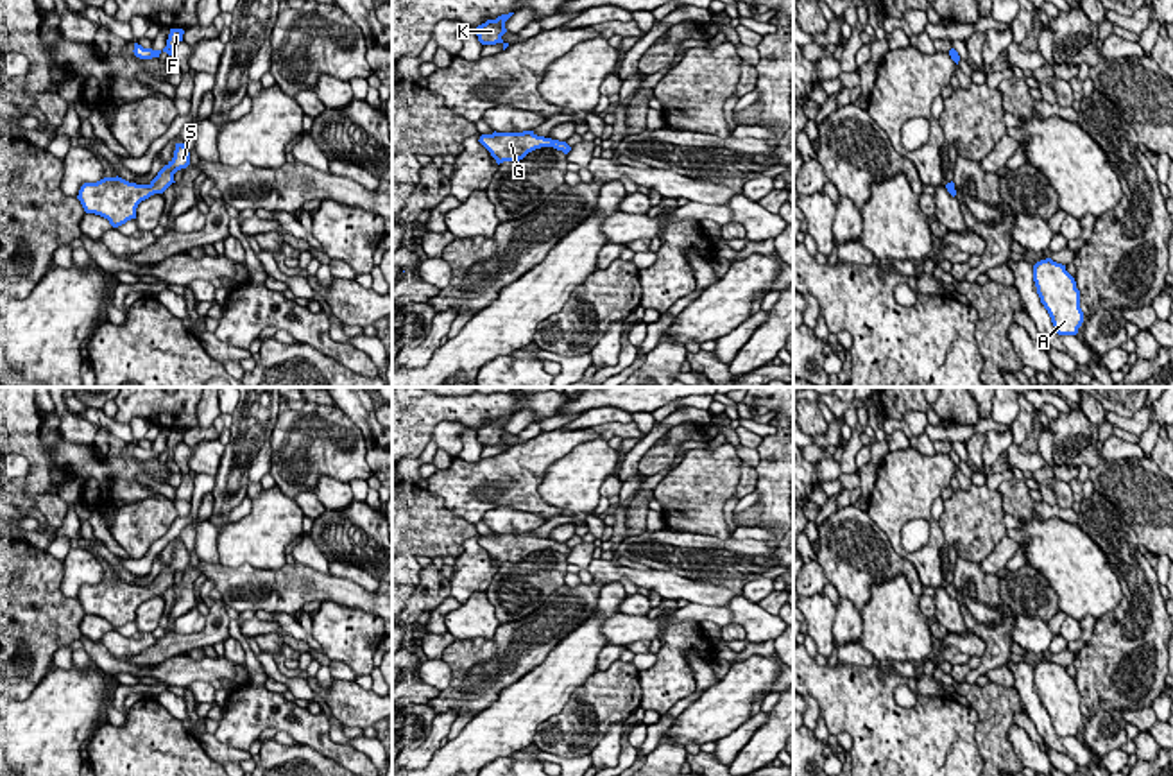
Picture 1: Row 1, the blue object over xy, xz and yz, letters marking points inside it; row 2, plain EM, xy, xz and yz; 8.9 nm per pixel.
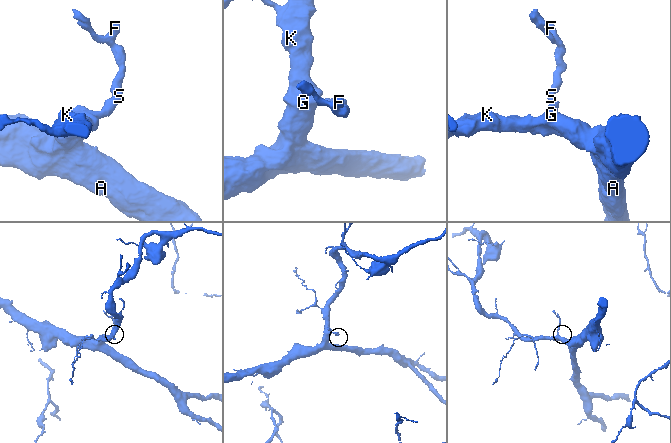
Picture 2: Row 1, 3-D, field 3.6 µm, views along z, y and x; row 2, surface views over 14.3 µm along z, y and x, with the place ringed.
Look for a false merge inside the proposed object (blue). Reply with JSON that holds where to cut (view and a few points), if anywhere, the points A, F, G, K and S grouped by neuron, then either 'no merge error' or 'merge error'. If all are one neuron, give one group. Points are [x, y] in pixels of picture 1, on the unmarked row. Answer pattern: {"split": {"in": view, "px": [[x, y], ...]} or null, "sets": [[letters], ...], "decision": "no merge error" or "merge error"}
{"split": null, "sets": [["A", "F", "G", "K", "S"]], "decision": "no merge error"}

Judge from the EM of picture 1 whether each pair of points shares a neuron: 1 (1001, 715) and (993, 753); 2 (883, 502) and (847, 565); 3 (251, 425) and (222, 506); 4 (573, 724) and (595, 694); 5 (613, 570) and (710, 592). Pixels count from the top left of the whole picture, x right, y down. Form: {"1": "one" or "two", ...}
{"1": "one", "2": "two", "3": "one", "4": "one", "5": "one"}

